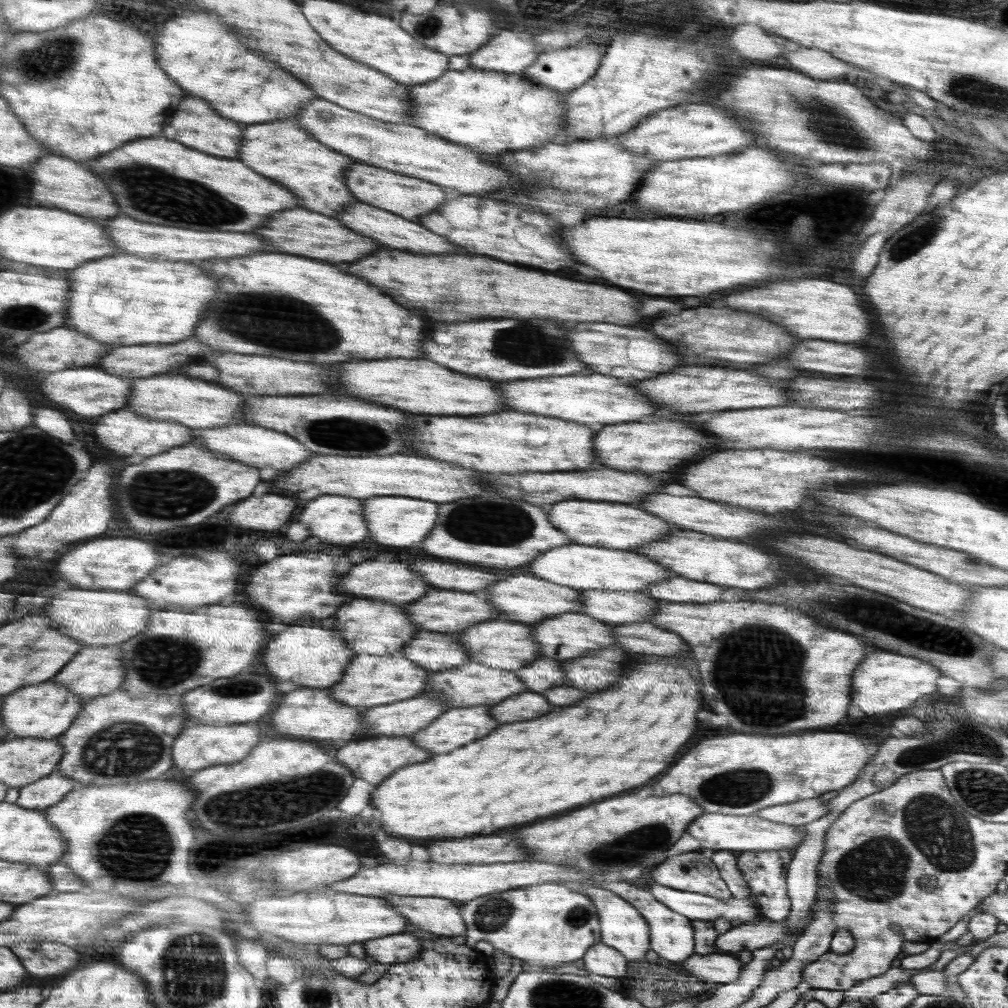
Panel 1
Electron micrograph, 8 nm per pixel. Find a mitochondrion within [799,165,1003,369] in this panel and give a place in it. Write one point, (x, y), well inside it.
(912, 241)

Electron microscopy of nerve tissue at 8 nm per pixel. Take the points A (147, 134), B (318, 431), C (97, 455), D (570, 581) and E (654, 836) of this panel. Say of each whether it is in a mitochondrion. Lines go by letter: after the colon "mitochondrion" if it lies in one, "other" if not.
A: other
B: mitochondrion
C: other
D: other
E: mitochondrion

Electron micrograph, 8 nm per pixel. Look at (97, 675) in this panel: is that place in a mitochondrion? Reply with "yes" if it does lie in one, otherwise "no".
no

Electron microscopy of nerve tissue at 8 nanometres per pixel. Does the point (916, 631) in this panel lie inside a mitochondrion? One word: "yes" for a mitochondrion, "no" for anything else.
yes

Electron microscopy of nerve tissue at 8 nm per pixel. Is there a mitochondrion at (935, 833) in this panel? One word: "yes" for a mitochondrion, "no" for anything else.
yes

